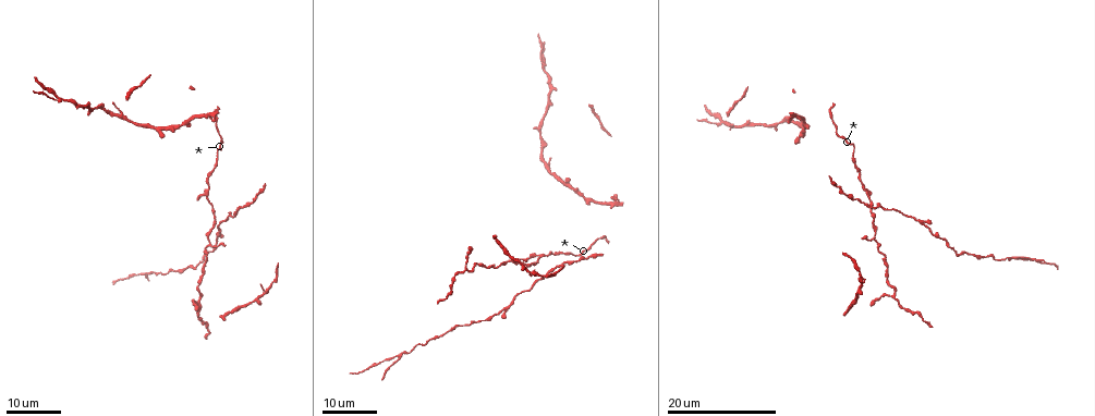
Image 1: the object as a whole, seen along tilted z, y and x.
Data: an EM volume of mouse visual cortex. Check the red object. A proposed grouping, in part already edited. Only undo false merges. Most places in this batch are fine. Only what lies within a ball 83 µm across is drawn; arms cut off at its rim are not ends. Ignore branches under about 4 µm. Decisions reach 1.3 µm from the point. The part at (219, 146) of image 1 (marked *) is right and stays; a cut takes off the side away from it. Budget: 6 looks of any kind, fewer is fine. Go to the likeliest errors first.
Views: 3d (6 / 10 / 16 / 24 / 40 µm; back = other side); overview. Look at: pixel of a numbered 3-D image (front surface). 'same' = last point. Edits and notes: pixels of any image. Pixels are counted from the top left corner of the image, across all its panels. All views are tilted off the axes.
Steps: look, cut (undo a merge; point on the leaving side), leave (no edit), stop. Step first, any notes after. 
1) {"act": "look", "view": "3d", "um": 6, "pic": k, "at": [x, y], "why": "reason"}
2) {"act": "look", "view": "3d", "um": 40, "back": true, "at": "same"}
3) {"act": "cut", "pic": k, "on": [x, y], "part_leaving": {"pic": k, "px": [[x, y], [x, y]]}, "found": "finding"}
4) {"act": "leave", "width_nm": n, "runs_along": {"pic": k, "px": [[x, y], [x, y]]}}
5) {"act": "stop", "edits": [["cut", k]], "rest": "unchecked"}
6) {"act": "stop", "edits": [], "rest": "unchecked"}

{"act": "look", "view": "3d", "um": 24, "pic": 1, "at": [60, 97], "why": "a fork"}

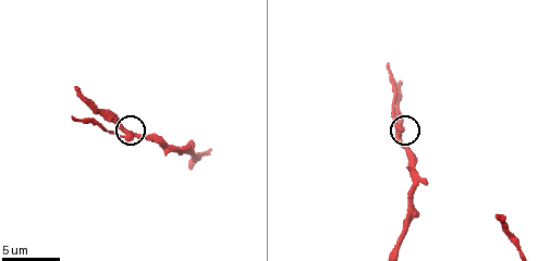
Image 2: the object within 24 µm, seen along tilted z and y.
{"act": "look", "view": "3d", "um": 6, "pic": 2, "at": [401, 130]}

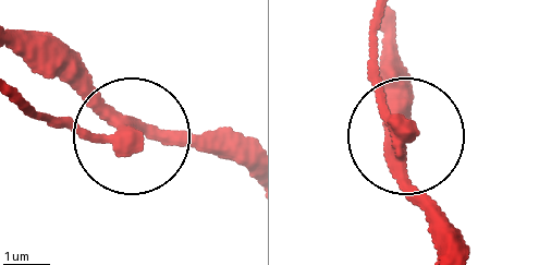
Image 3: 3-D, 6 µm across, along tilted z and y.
{"act": "cut", "pic": 3, "on": [70, 119], "arms": 3, "part_leaving": {"pic": 3, "px": [[122, 136], [20, 108]]}, "found": "a second neuron is stuck on"}

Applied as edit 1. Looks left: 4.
{"act": "look", "view": "3d", "um": 16, "pic": 1, "at": [400, 357], "why": "a fork"}

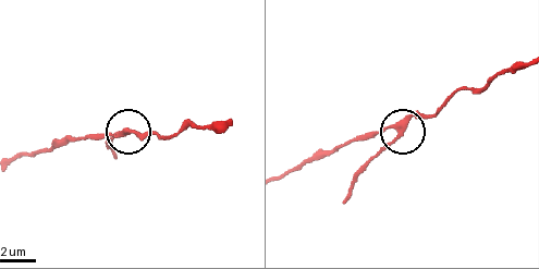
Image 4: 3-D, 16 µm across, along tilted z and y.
{"act": "look", "view": "3d", "um": 10, "pic": 4, "at": [123, 134]}

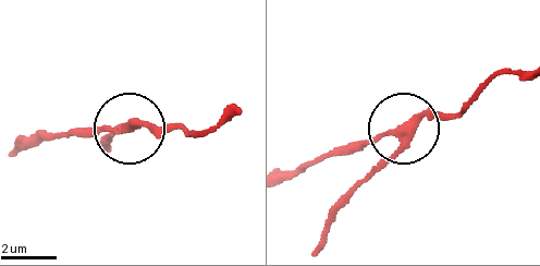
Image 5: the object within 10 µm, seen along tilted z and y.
{"act": "leave", "arms": 3, "found": "all the same neuron"}

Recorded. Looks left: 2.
{"act": "look", "view": "3d", "um": 10, "pic": 2, "at": [184, 145]}

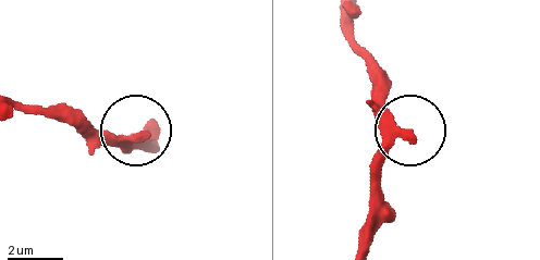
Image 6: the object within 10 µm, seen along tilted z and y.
{"act": "look", "view": "3d", "um": 10, "back": true, "pic": 6, "at": [407, 137]}

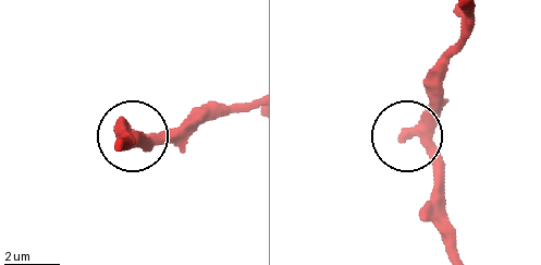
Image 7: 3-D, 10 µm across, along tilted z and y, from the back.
{"act": "leave", "side_arm_um": 13, "found": "all the same neuron"}

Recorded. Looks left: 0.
{"act": "stop", "edits": [["cut", 3]], "rest": "unchecked"}

